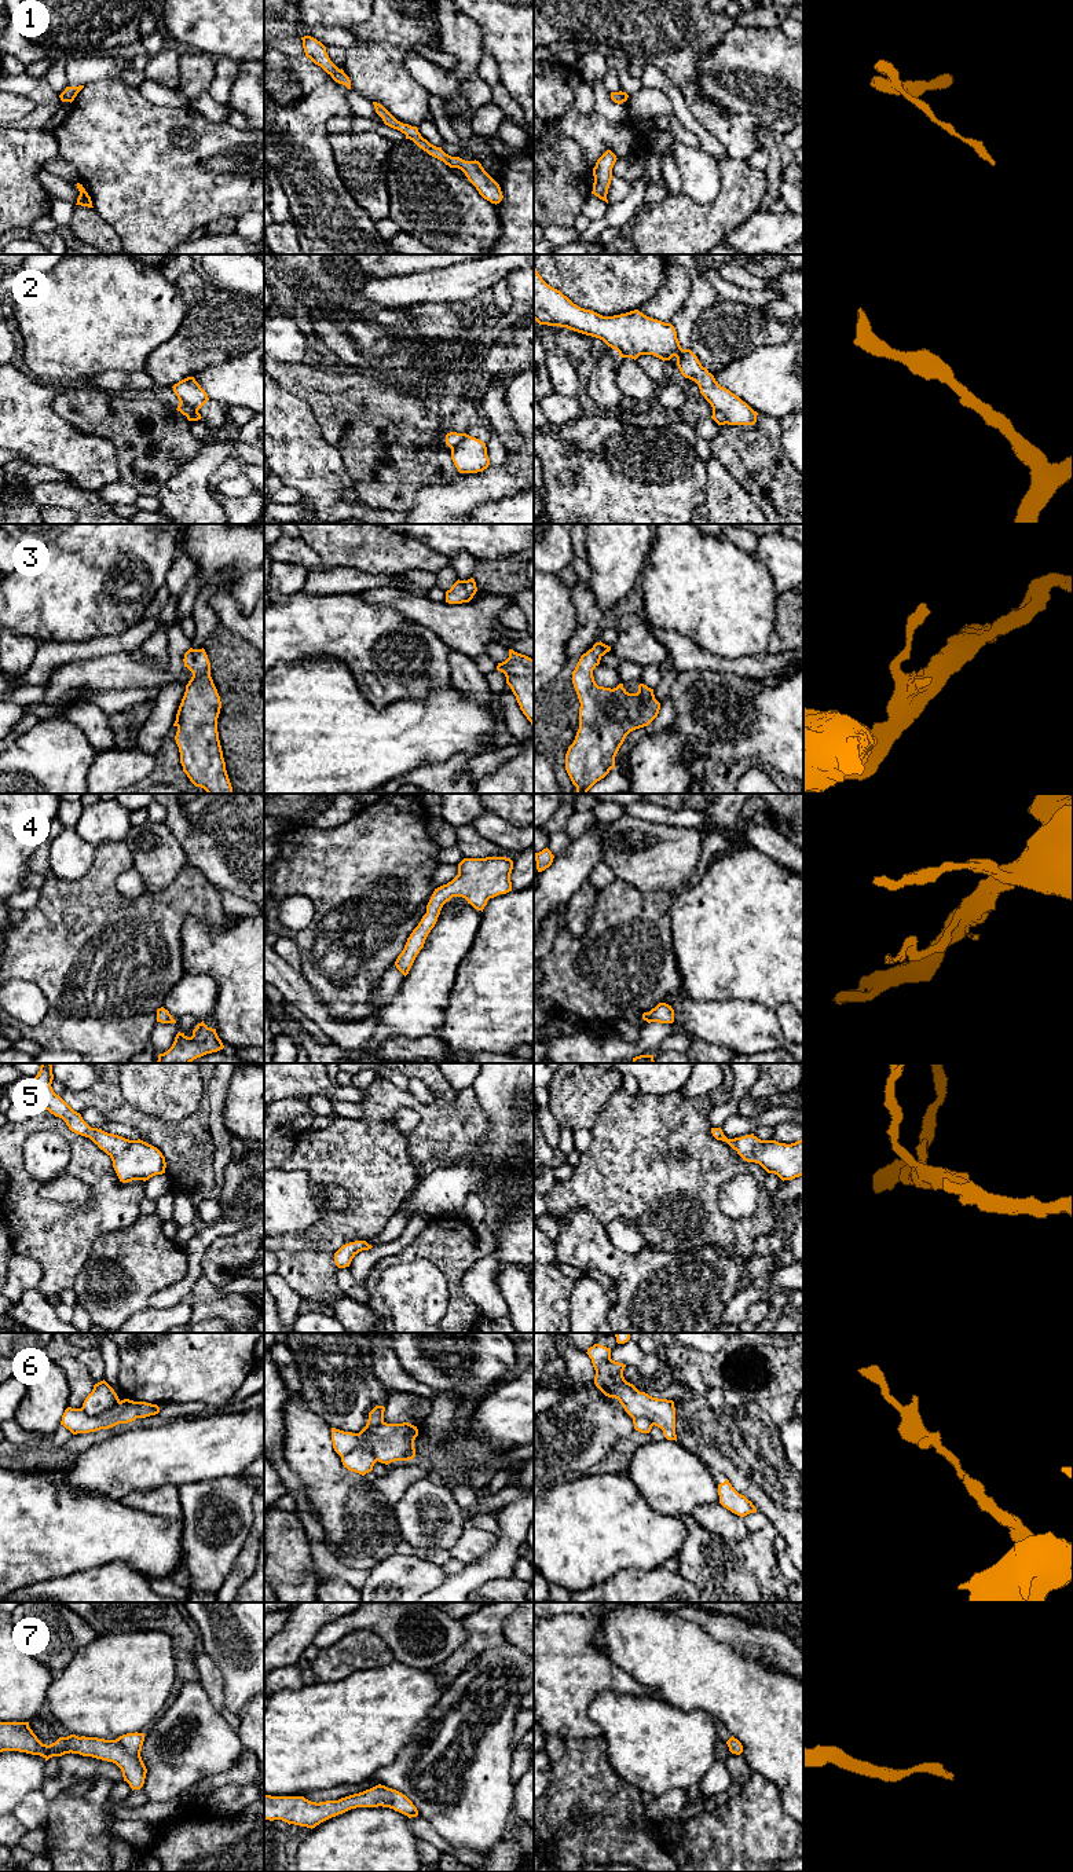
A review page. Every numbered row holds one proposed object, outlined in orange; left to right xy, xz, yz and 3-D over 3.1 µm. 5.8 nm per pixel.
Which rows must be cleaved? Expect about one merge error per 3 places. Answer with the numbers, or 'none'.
2, 6

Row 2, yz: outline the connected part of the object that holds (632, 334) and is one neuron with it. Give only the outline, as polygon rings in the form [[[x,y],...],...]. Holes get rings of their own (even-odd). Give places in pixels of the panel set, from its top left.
[[[535,264],[534,319],[539,325],[567,327],[600,338],[616,349],[620,358],[636,360],[640,355],[653,355],[664,362],[675,356],[681,374],[699,385],[700,393],[713,409],[726,417],[728,425],[754,425],[757,422],[757,411],[721,387],[691,349],[681,348],[671,323],[649,318],[638,309],[603,316],[581,308],[560,290],[548,285],[538,274]]]

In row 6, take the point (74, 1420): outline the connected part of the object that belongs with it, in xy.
[[[124,1399],[96,1417],[87,1415],[83,1408],[67,1407],[62,1415],[61,1425],[69,1429],[73,1435],[89,1433],[109,1429],[118,1424],[128,1424],[136,1418],[146,1418],[158,1413],[160,1407],[157,1404]]]

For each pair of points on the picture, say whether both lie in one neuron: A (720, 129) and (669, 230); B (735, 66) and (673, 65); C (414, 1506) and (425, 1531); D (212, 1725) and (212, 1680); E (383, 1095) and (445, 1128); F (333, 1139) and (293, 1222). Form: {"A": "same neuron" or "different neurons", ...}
{"A": "different neurons", "B": "different neurons", "C": "same neuron", "D": "different neurons", "E": "same neuron", "F": "different neurons"}

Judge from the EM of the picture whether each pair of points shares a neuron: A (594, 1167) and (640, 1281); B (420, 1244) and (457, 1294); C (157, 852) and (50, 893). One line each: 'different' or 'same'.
A: different
B: same
C: different

